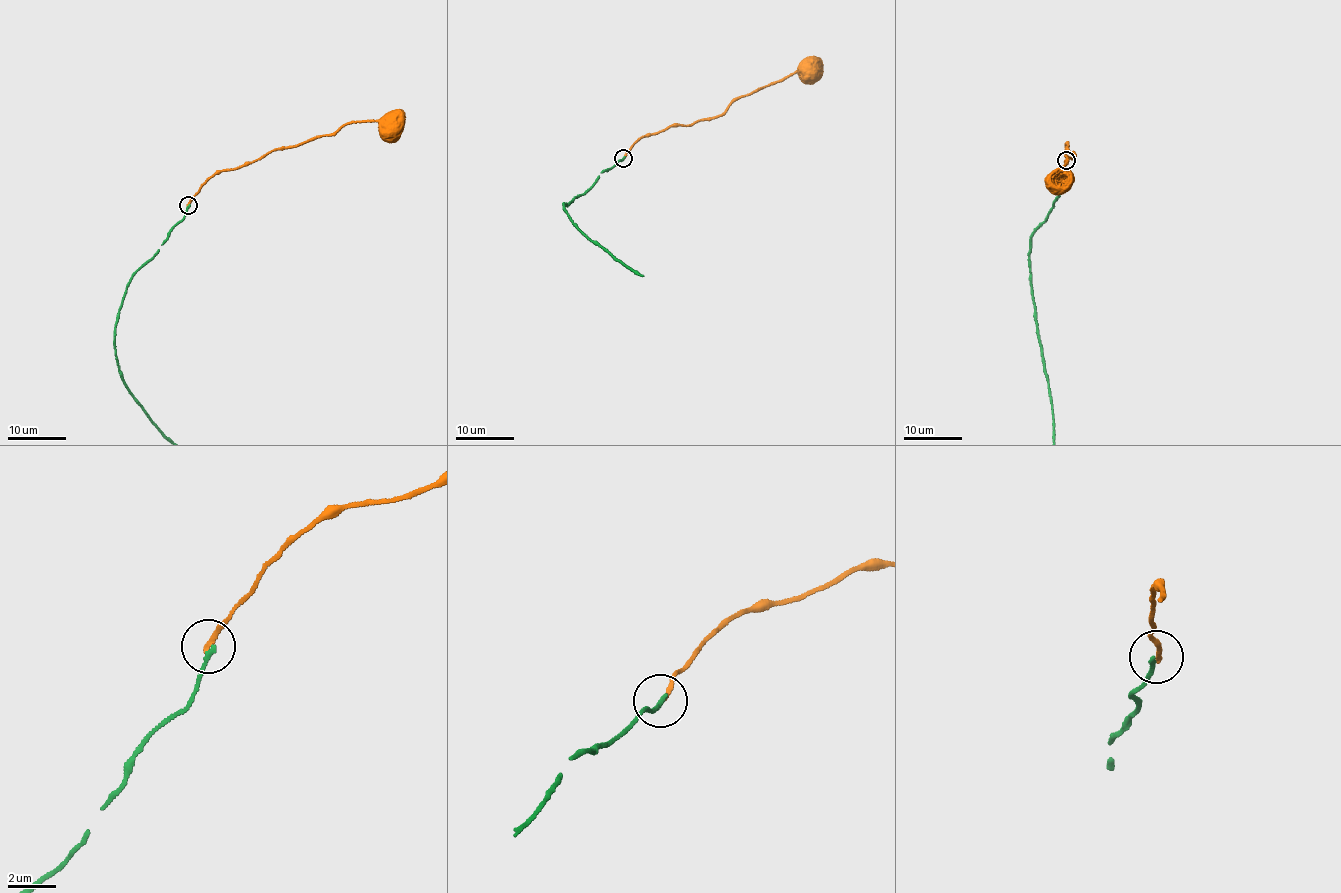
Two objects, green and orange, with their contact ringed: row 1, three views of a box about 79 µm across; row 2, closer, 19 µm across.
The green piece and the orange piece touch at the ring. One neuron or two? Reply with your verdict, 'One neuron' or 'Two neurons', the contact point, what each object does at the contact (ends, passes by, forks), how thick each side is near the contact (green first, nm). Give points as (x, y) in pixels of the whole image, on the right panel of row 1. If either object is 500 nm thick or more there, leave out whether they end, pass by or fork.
Two neurons. Place: (1066, 160). At the ring green ends. At the ring orange ends. Thickness 180 nm (green) against 200 nm

